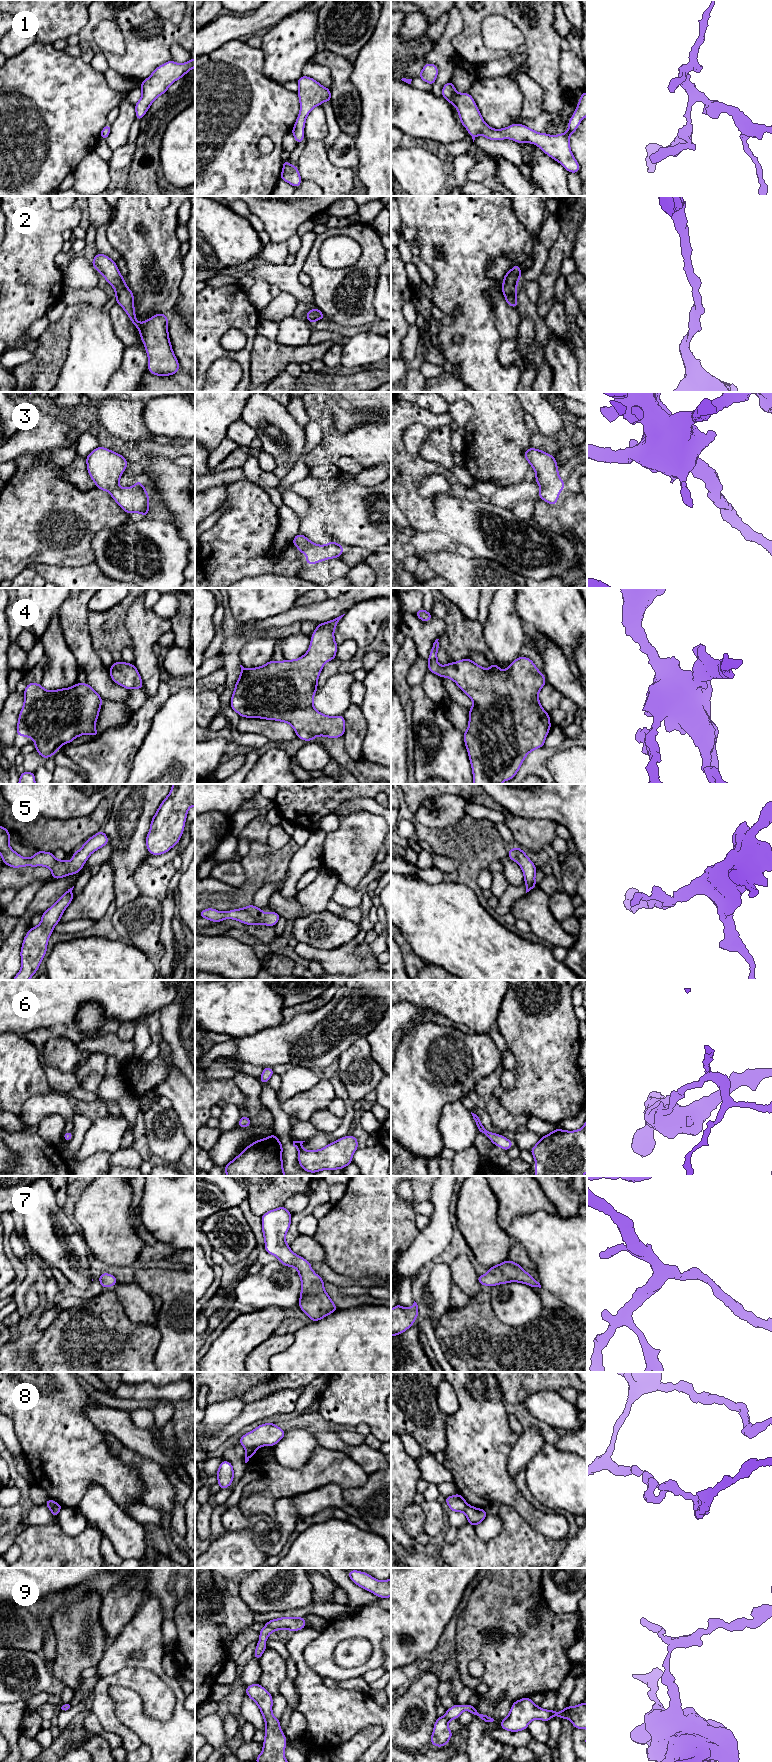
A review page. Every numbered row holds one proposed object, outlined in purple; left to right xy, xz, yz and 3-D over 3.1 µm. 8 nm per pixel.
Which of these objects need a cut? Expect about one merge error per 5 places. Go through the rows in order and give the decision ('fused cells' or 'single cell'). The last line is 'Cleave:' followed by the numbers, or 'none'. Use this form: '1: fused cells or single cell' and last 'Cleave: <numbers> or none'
1: single cell
2: single cell
3: single cell
4: single cell
5: single cell
6: single cell
7: single cell
8: fused cells
9: single cell
Cleave: 8

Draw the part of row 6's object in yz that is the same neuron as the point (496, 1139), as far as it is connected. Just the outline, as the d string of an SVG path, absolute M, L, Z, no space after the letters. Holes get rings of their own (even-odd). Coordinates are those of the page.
M472 1112L471 1114L477 1125L478 1132L485 1134L491 1140L492 1144L497 1145L506 1151L510 1150L510 1148L513 1146L513 1143L511 1140L505 1138L504 1136L500 1134L495 1134L495 1133L487 1131L482 1125L481 1119L476 1114Z

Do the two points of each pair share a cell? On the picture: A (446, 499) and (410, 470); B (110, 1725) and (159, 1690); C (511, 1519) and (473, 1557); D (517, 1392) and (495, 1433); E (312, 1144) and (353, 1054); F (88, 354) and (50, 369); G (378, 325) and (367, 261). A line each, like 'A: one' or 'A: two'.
A: two
B: one
C: one
D: two
E: one
F: two
G: two

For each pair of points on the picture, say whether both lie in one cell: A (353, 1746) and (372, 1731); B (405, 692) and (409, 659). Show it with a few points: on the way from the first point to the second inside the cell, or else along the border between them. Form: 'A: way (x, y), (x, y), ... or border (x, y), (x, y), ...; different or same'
A: way (358, 1745), (367, 1736); same
B: way (401, 684), (401, 667); same

